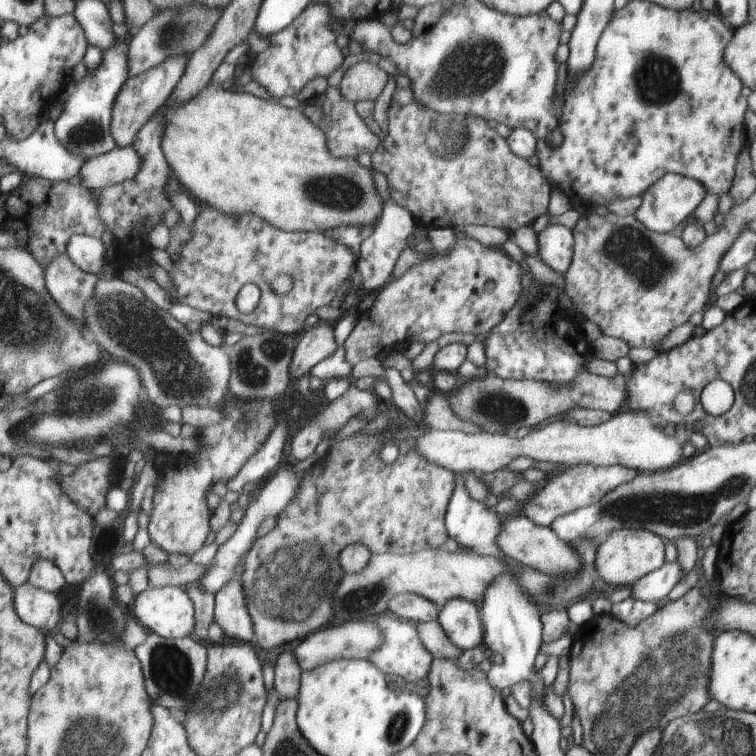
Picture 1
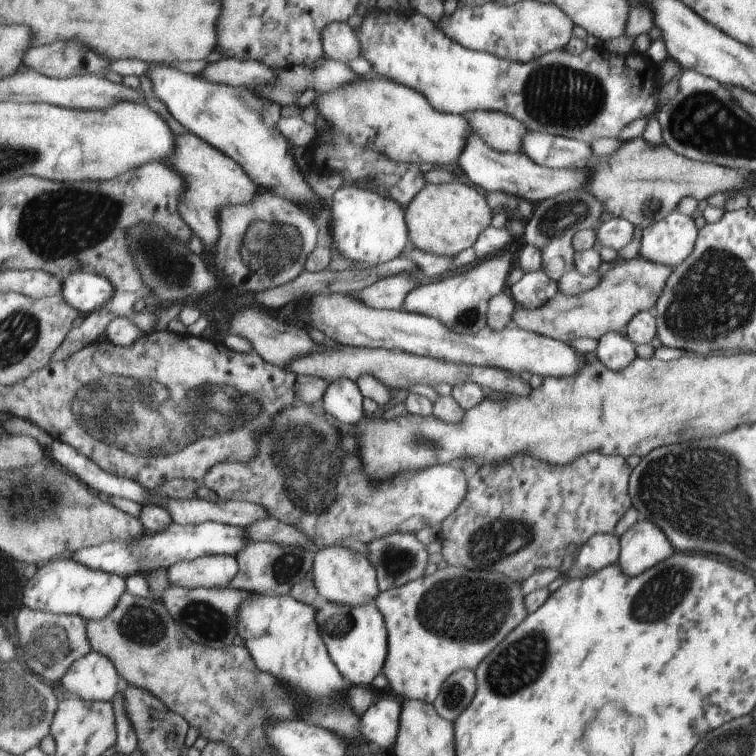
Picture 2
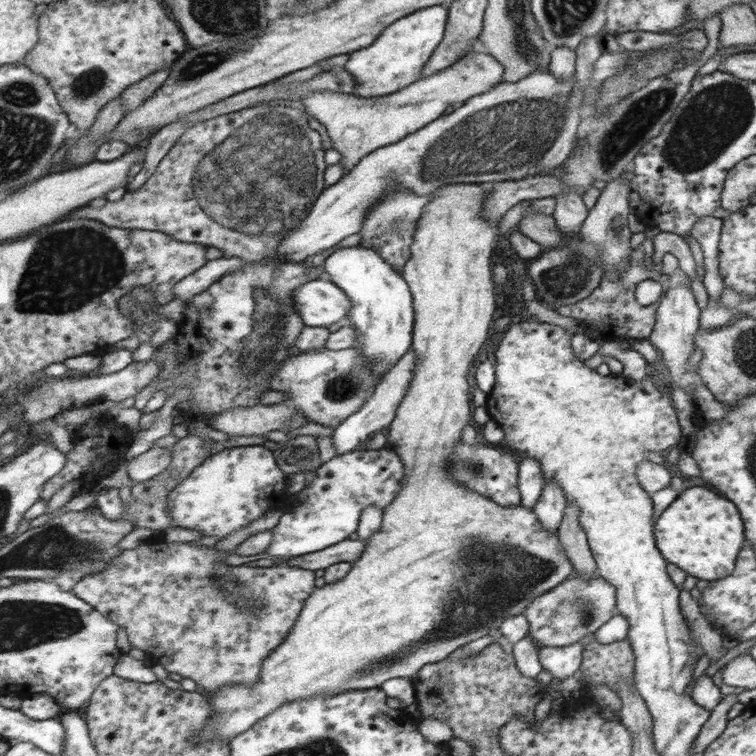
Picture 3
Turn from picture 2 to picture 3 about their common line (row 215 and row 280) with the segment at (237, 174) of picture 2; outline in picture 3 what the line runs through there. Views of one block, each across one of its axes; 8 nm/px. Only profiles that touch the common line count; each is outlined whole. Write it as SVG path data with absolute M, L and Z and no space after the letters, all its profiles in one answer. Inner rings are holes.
M223 256L211 260L202 270L180 281L175 288L176 298L182 299L187 304L199 294L206 293L212 285L222 281L228 274L242 269L243 266L244 260L238 257Z

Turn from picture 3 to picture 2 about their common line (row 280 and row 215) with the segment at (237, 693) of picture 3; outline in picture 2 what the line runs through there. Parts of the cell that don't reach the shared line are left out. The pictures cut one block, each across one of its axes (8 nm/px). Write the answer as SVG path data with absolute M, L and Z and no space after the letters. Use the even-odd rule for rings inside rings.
M456 179L449 183L426 184L405 210L408 210L407 225L412 226L410 245L427 254L449 257L454 257L464 249L474 246L492 220L492 210L486 196L478 192L478 188Z

